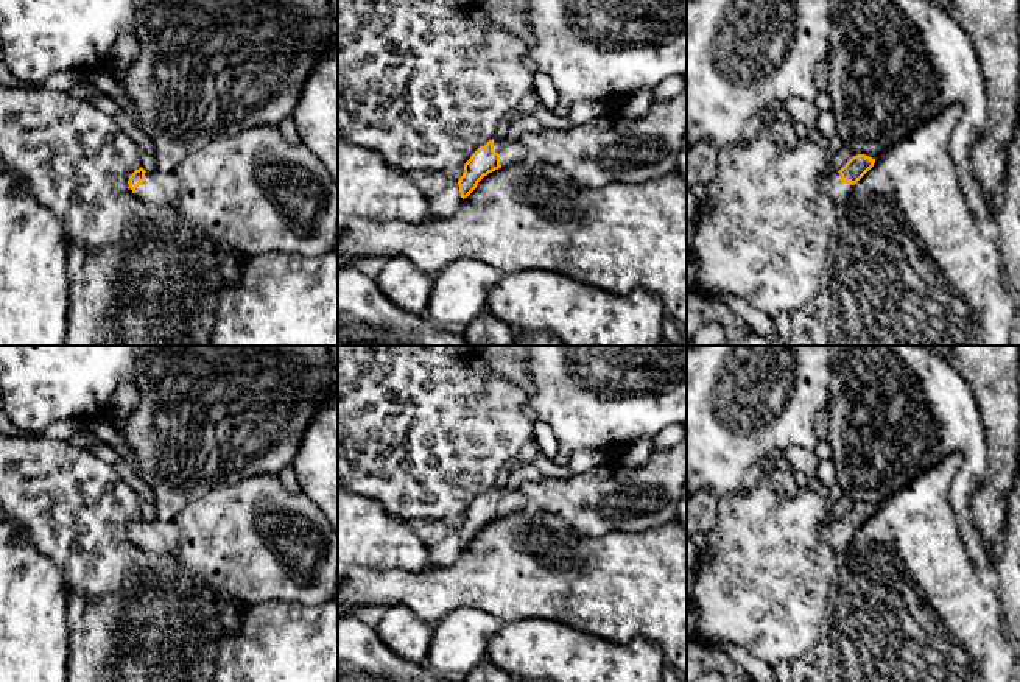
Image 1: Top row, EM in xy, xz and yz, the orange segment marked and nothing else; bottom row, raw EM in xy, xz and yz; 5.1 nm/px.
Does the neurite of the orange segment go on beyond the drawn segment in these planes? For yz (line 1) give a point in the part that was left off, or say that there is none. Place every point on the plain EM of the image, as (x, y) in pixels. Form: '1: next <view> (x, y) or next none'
1: next yz (833, 534)

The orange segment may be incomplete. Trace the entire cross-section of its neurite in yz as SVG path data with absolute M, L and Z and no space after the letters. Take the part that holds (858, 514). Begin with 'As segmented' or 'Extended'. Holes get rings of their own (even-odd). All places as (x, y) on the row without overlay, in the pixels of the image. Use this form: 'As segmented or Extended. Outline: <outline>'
Extended. Outline: M866 503L853 504L838 522L824 531L824 540L839 554L846 551L855 533L874 515L875 508Z

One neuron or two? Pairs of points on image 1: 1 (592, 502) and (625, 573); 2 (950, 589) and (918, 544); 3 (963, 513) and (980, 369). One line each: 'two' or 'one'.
1: two
2: one
3: two

